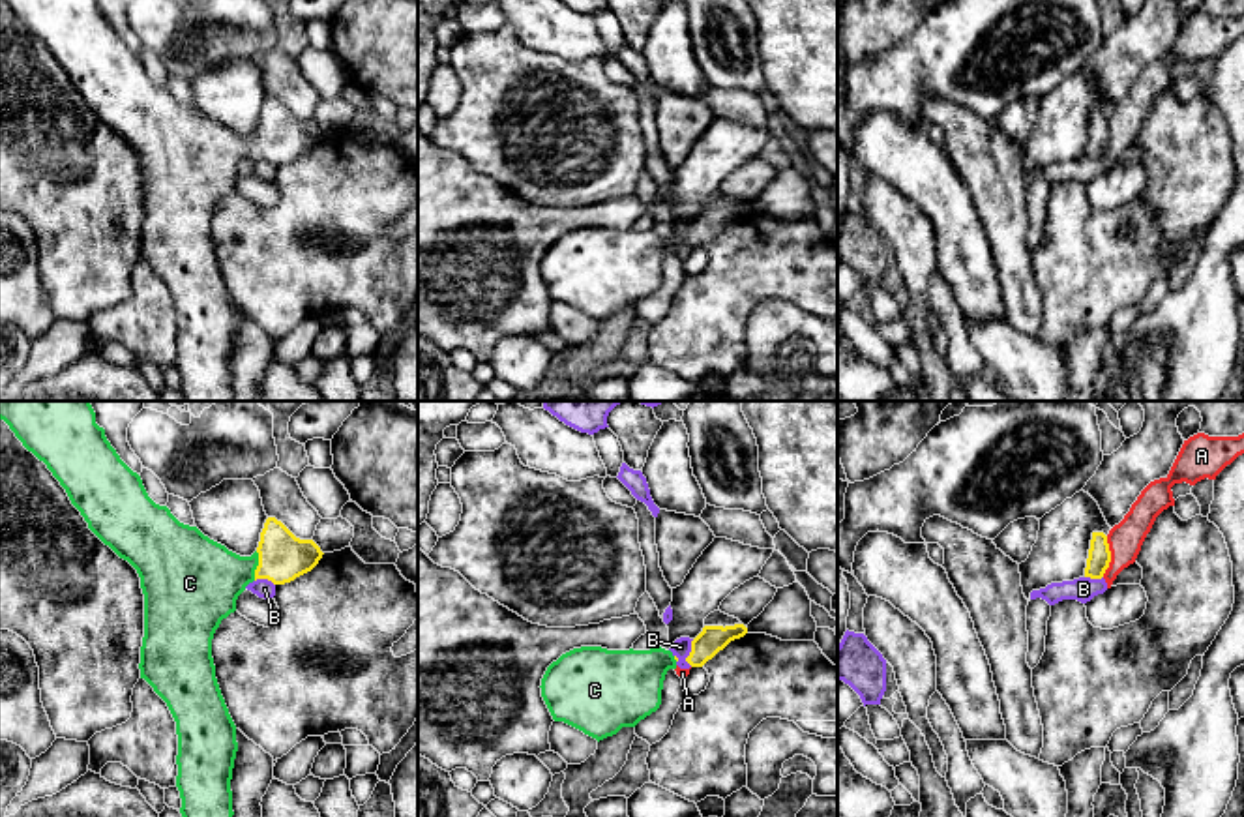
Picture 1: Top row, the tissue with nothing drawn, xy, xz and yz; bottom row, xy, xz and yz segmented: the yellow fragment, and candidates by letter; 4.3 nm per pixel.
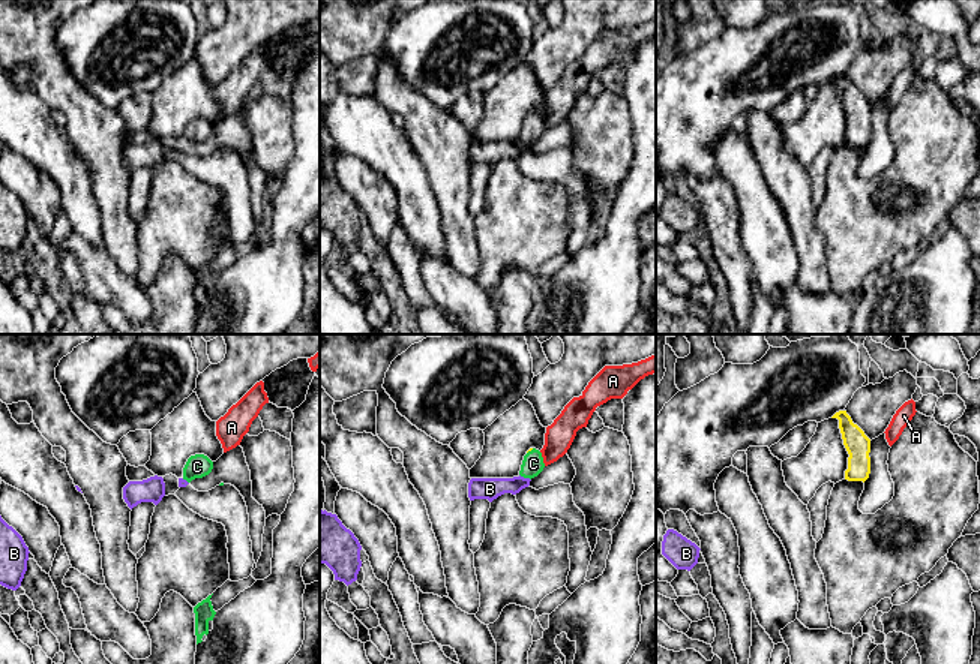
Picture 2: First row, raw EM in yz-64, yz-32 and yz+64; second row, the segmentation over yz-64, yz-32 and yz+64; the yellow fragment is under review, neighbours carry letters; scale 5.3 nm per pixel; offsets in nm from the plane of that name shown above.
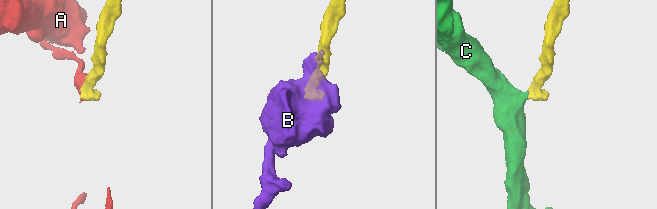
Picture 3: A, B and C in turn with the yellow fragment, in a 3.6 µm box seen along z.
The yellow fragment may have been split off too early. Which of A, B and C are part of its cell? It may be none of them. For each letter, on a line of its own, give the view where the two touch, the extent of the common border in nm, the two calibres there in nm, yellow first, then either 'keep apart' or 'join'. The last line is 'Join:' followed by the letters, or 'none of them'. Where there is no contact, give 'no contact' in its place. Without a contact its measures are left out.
A: meets yellow in yz; contact 180 nm long; 100 nm thick on the yellow side, 150 nm on the other; keep apart
B: meets yellow in xz; contact 120 nm long; 120 nm thick on the yellow side, 80 nm on the other; keep apart
C: meets yellow in xy; contact 130 nm long; 200 nm thick on the yellow side, 360 nm on the other; join
Join: C

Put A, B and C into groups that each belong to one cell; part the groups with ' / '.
A / B / C

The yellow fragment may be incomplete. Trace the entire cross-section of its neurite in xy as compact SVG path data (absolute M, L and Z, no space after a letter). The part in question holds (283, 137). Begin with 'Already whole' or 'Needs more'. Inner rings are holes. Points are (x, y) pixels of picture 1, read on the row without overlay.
Needs more. M4 0L22 26L47 45L81 92L88 109L127 141L144 174L141 259L167 283L178 315L178 356L184 401L232 401L232 349L238 332L236 305L221 275L212 238L212 219L221 201L236 191L236 180L257 159L285 165L311 152L322 139L313 120L296 118L268 97L251 137L240 137L180 103L156 84L137 52L111 26L96 0Z

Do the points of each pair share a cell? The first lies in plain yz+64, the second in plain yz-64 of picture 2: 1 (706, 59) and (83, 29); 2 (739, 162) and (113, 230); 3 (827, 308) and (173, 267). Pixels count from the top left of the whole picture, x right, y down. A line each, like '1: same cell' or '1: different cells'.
1: same cell
2: different cells
3: different cells

